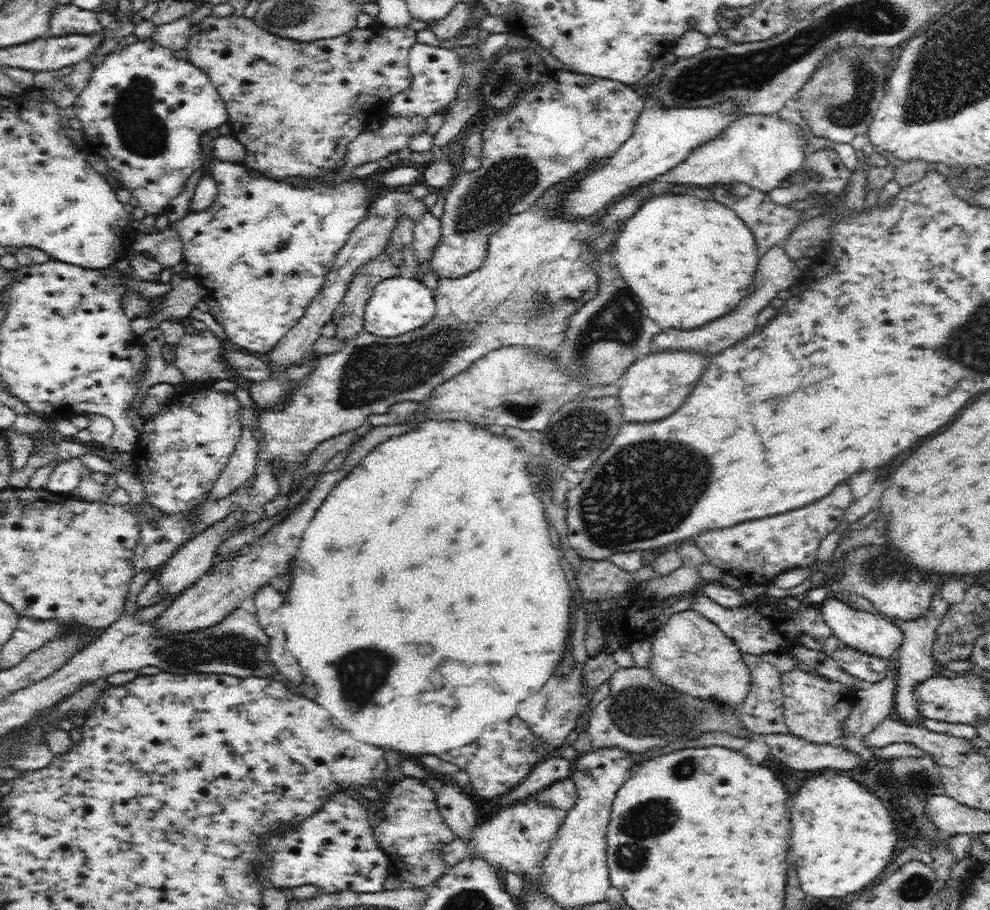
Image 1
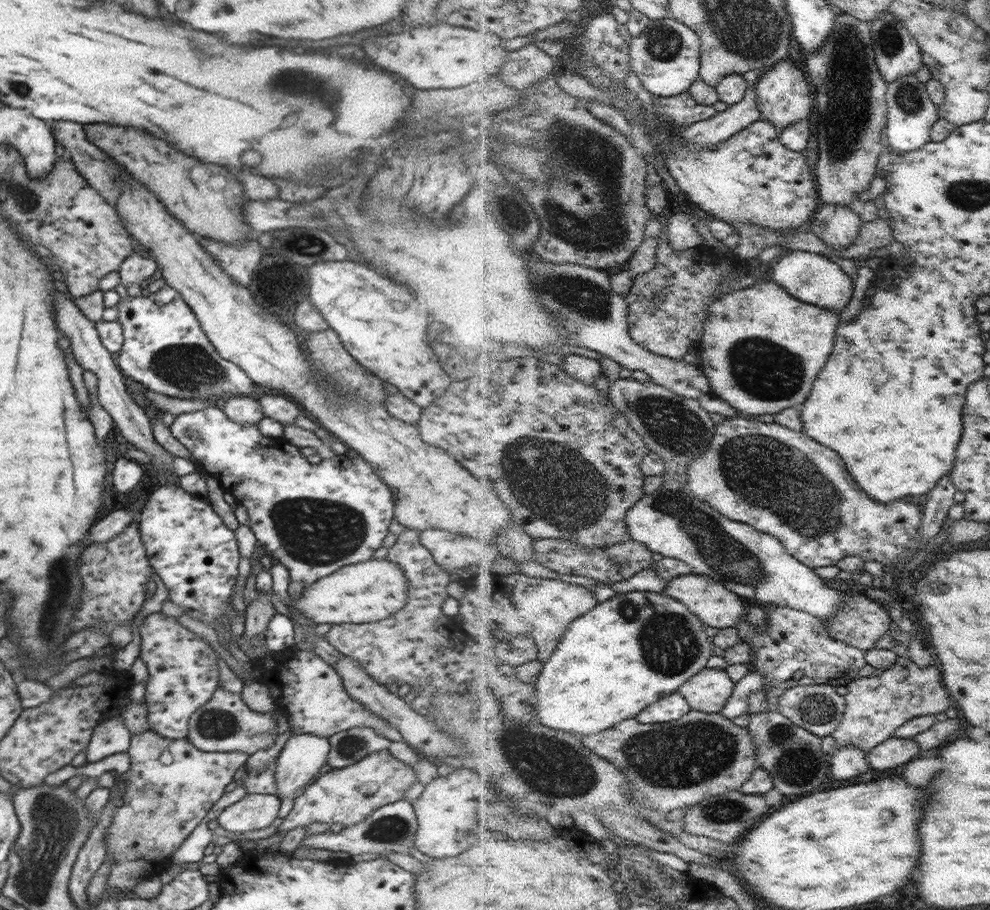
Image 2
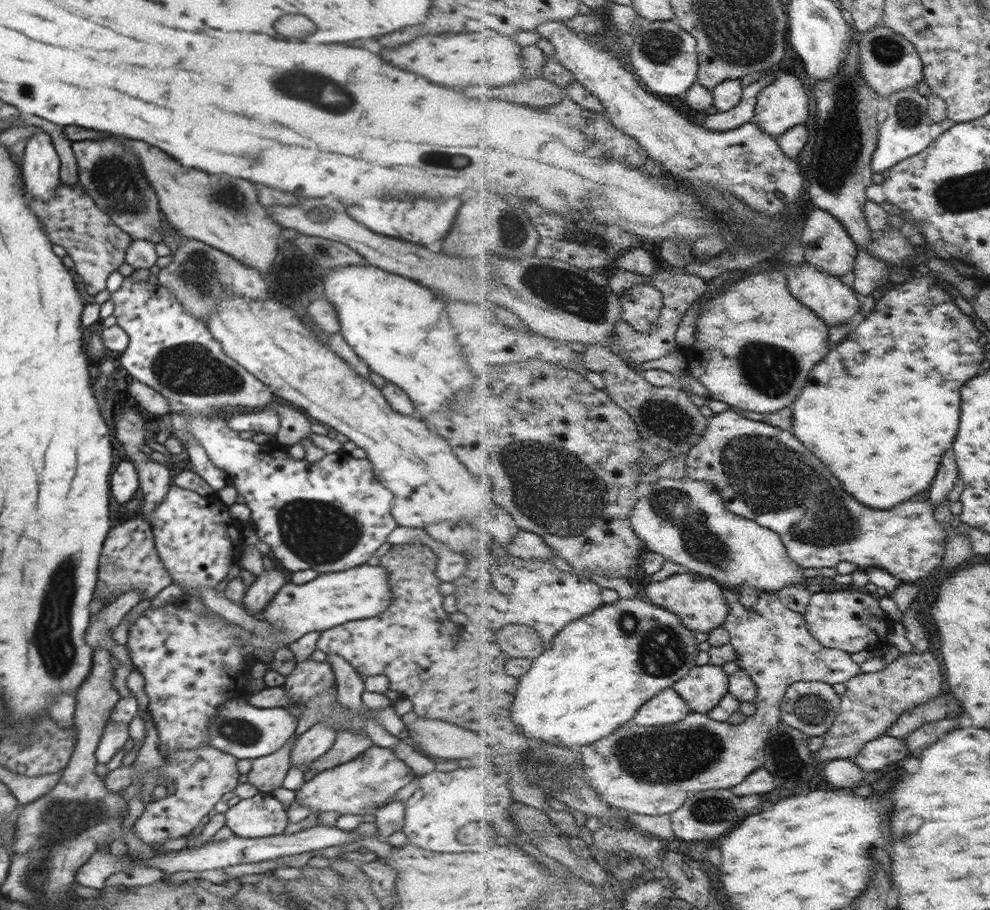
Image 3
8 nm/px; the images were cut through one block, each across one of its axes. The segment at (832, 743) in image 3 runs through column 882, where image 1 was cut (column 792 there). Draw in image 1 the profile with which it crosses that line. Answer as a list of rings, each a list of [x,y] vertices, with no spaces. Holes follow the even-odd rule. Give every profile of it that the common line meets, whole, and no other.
[[[801,669],[785,672],[781,681],[785,696],[783,717],[786,732],[812,744],[834,744],[838,738],[838,724],[846,718],[856,700],[854,690],[841,682],[812,676]]]

